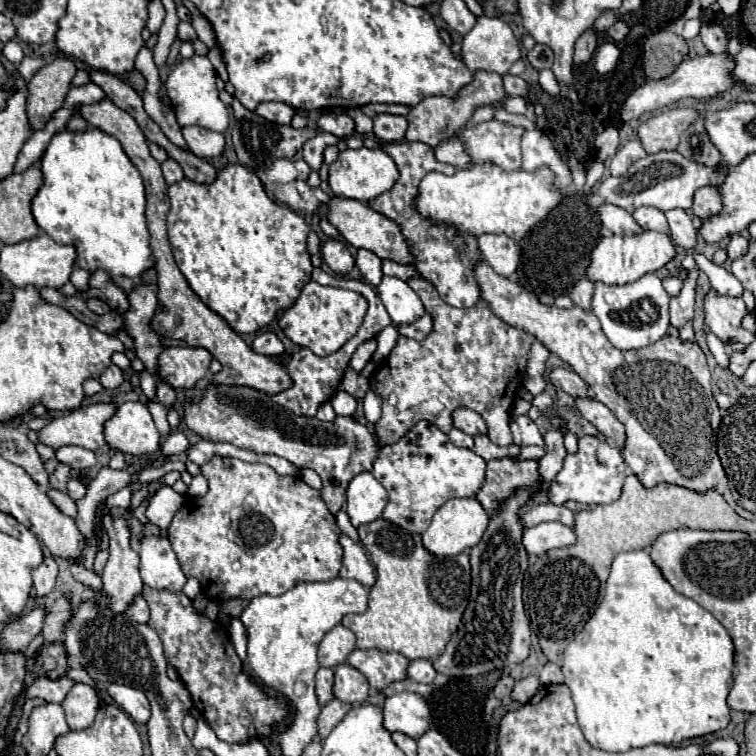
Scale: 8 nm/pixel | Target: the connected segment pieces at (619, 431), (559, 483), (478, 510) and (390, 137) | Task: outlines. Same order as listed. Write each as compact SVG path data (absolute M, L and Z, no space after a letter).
M577 397L575 405L589 423L593 423L605 437L613 439L615 445L621 449L621 445L625 443L625 429L601 401L593 397Z
M579 437L579 451L575 455L565 457L563 469L549 485L549 503L553 505L563 505L565 501L579 501L587 505L611 503L621 495L625 475L627 467L617 447L611 447L607 441L601 441L599 437Z
M455 497L449 499L435 515L431 525L427 527L427 531L423 533L423 545L425 549L429 549L433 555L443 555L443 557L451 557L457 553L463 553L465 549L477 545L477 541L481 539L483 531L487 529L489 523L489 513L481 507L481 503L473 497Z
M377 115L373 119L373 133L383 143L395 143L405 137L407 117L401 115Z

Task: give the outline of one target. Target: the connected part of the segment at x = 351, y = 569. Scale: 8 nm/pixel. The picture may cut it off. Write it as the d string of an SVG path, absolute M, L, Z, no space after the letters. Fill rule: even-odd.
M341 535L341 545L345 549L343 553L343 567L339 571L341 579L355 579L359 581L363 587L371 587L375 583L375 567L373 563L367 559L365 549L351 541L347 535Z

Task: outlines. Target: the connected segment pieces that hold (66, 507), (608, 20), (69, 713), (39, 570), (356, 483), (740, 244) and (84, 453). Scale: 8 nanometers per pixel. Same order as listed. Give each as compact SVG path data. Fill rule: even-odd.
M49 487L49 489L47 489L47 497L53 501L53 505L55 505L61 513L65 513L65 515L69 515L69 517L75 517L75 515L77 515L75 501L73 501L67 493L61 493L61 491Z
M605 11L605 13L593 23L591 31L593 31L593 33L603 33L603 31L607 31L613 23L615 23L615 13L613 13L613 11Z
M75 683L75 687L67 693L61 707L65 711L69 729L81 731L81 729L87 729L89 725L93 725L93 719L99 709L99 697L89 685Z
M53 557L43 559L43 563L33 569L33 585L37 595L47 595L55 587L55 577L57 577L55 559Z
M369 471L355 475L347 487L347 515L353 527L379 519L387 501L385 487Z
M733 235L729 245L727 245L727 253L729 253L729 257L741 257L741 255L747 253L747 247L749 247L749 243L747 243L745 237Z
M65 445L57 449L57 459L73 469L87 469L95 465L95 453L77 445Z

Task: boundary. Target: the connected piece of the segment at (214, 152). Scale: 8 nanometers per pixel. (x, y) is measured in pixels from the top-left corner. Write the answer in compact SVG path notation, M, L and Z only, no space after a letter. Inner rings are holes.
M185 127L183 137L189 145L189 151L201 159L213 159L225 151L223 133L215 133L201 127Z

